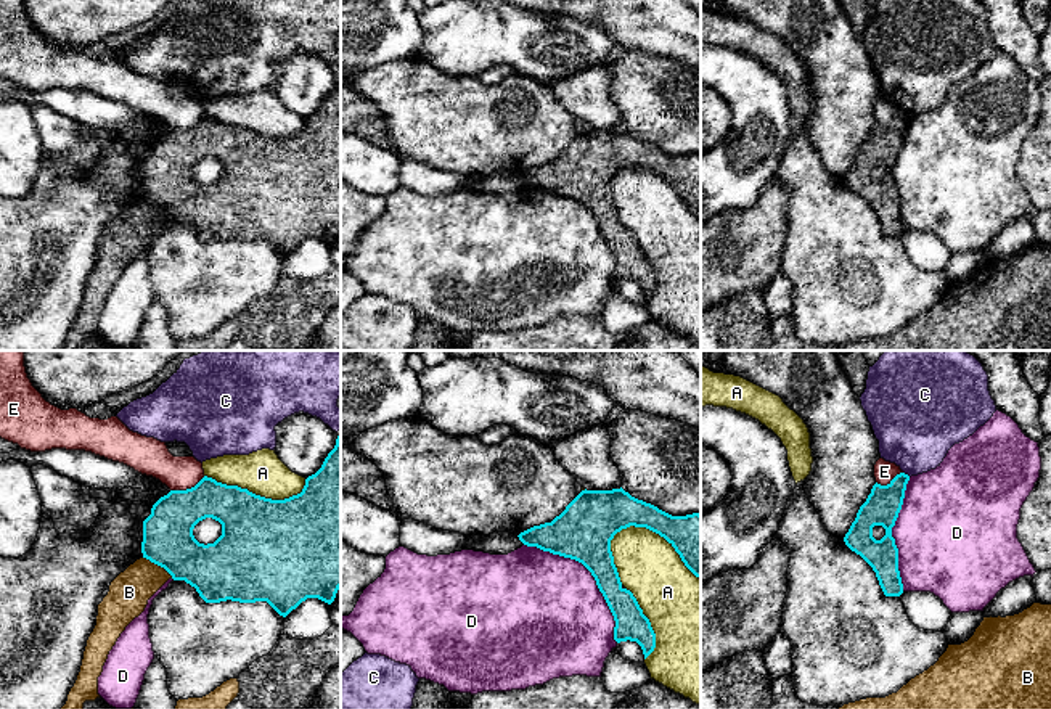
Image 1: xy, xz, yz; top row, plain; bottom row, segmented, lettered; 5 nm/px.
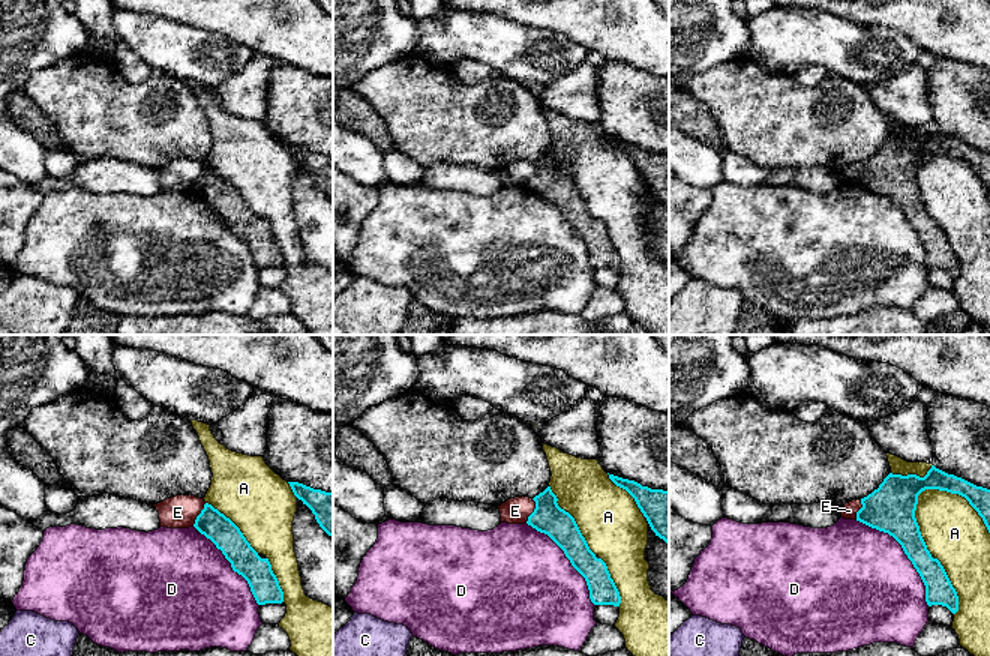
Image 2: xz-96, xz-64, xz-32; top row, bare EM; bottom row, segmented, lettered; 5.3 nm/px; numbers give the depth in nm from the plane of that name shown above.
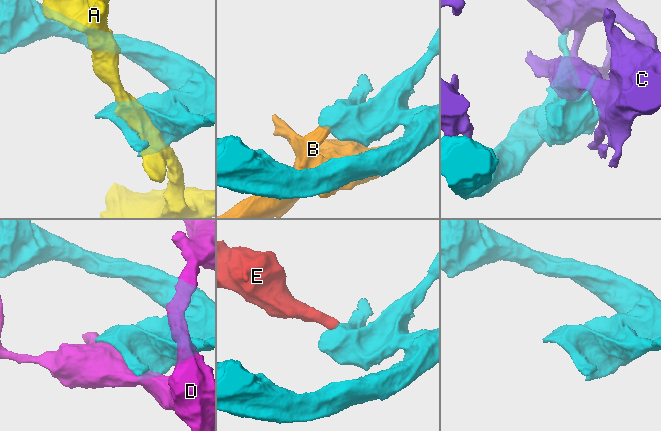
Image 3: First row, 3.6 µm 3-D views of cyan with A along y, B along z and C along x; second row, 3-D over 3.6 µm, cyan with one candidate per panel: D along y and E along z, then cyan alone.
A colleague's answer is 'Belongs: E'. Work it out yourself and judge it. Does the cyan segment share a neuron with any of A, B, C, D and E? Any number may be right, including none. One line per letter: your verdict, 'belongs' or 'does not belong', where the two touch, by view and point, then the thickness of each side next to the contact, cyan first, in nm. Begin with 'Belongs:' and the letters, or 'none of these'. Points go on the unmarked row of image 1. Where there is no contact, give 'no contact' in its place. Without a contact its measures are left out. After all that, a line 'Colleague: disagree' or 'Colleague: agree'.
Belongs: none of these
A: does not belong | xz (658, 172) | 260/300 nm
B: does not belong | xy (158, 204) | 260/200 nm
C: does not belong | yz (907, 114) | 180/400 nm
D: does not belong | xz (592, 214) | 280/480 nm
E: does not belong | xy (187, 129) | 260/190 nm
Colleague: disagree

